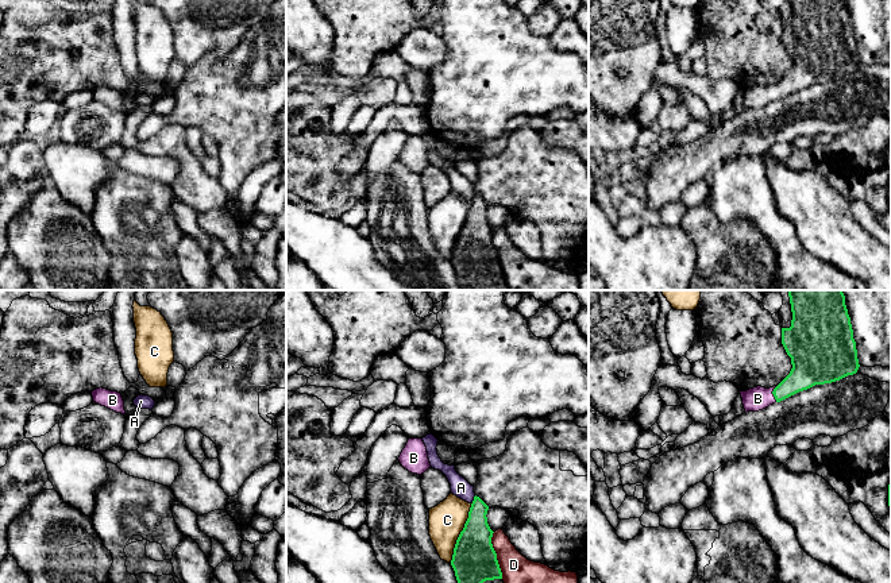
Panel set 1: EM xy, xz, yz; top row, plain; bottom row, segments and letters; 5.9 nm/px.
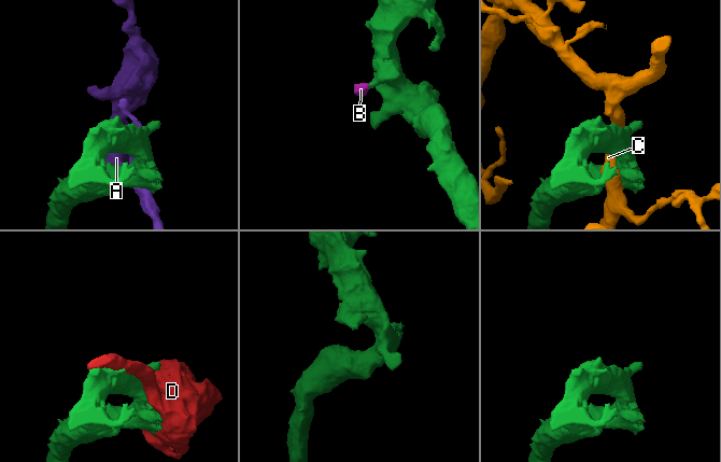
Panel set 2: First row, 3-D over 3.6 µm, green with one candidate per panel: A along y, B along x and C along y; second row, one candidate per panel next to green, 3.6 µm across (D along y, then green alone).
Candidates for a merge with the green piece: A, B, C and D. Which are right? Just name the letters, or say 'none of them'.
B

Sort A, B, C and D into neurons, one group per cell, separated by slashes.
A / B / C / D

